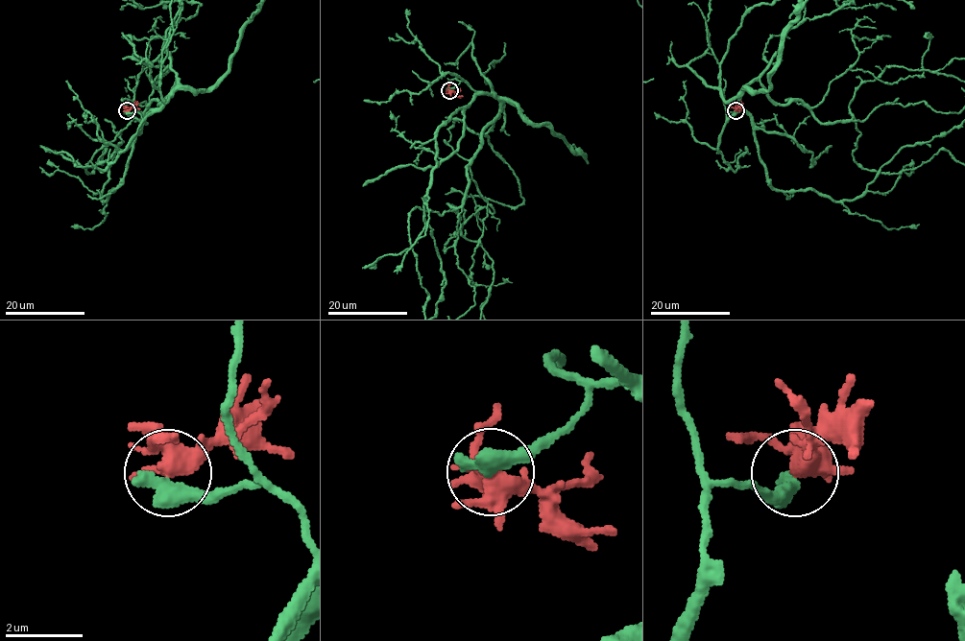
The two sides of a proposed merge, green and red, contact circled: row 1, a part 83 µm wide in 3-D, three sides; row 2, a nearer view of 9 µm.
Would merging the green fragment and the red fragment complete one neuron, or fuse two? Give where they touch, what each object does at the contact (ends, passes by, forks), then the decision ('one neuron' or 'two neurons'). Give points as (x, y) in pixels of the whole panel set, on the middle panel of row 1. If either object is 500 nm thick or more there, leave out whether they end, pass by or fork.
(449, 90) | two neurons

